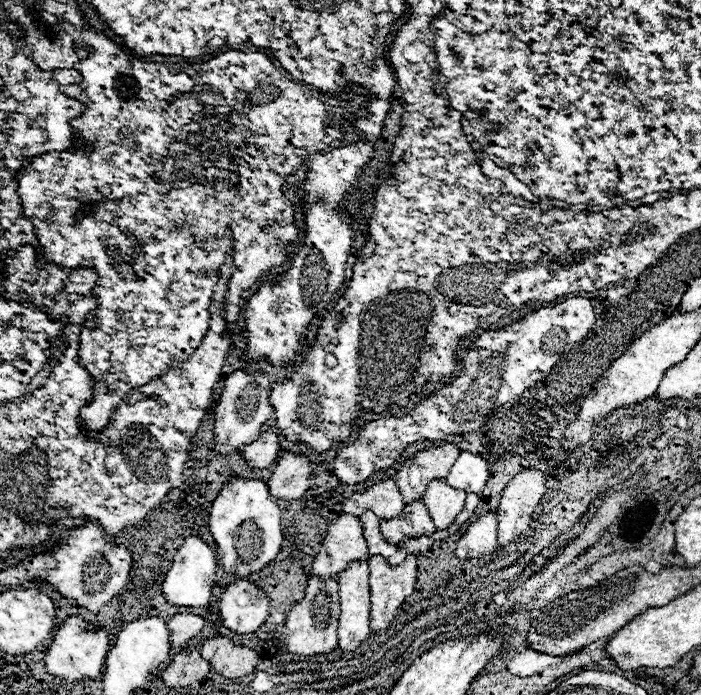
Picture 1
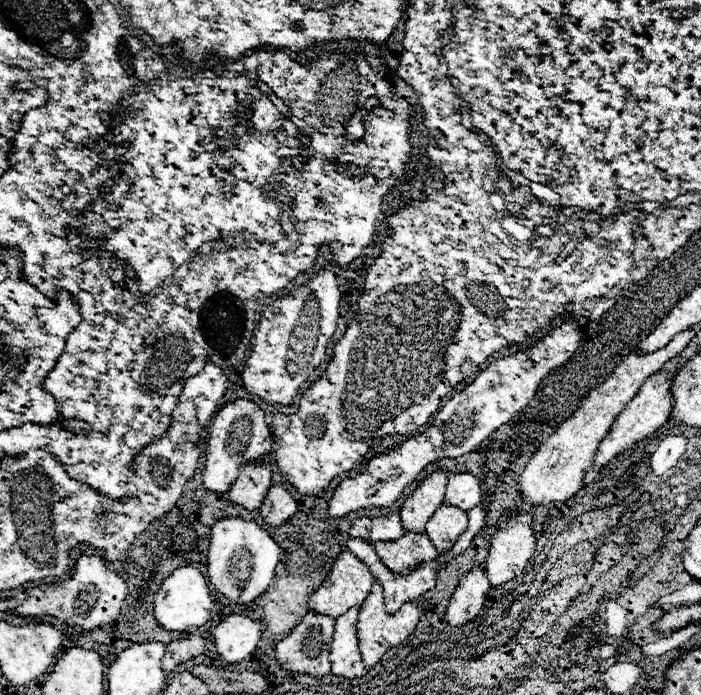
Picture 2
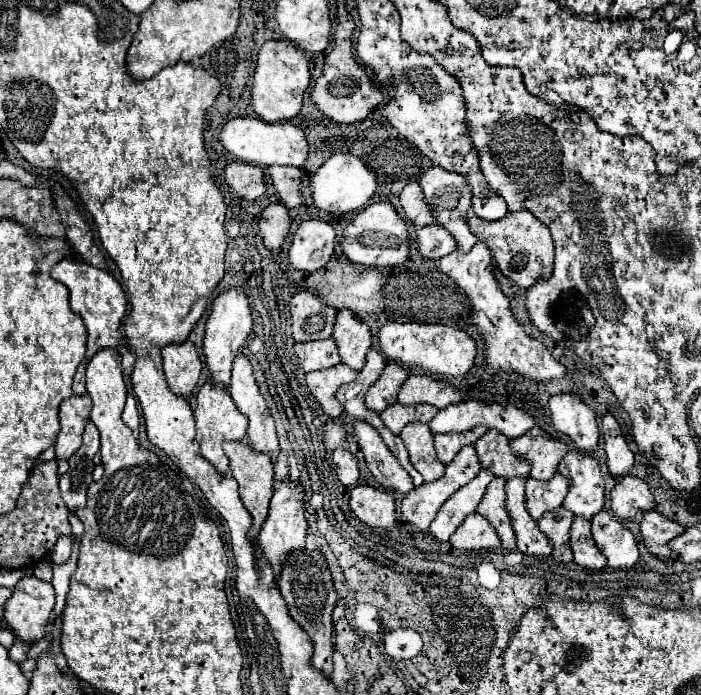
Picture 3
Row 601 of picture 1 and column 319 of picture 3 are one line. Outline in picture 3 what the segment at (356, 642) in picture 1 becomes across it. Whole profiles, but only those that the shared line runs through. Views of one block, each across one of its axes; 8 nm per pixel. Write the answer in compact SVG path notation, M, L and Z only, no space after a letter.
M332 338L318 340L318 342L295 343L293 350L304 372L324 370L324 368L340 364L340 356Z

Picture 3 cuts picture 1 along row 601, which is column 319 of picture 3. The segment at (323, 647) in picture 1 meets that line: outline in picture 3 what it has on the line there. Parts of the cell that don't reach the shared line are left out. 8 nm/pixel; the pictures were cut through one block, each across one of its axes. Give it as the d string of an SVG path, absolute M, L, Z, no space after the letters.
M294 294L290 298L294 342L324 340L332 334L336 308L326 306L314 294Z

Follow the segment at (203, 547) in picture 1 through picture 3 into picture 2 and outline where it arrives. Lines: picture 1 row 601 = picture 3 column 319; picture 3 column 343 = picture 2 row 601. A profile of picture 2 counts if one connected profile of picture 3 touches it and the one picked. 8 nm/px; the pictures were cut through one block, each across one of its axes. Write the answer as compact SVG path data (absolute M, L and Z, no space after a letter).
M194 566L176 568L160 586L158 594L154 596L154 616L166 630L178 630L188 634L192 628L198 628L210 620L212 610L212 594L206 584L206 576Z

